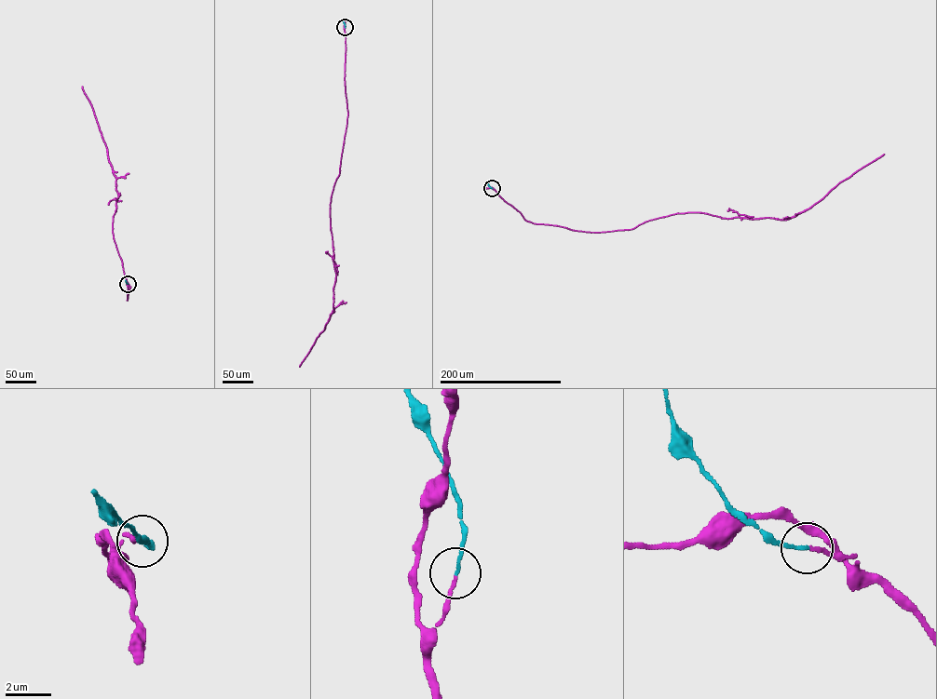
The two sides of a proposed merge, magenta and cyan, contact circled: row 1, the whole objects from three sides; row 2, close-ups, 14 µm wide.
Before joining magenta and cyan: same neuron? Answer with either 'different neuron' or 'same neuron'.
same neuron

